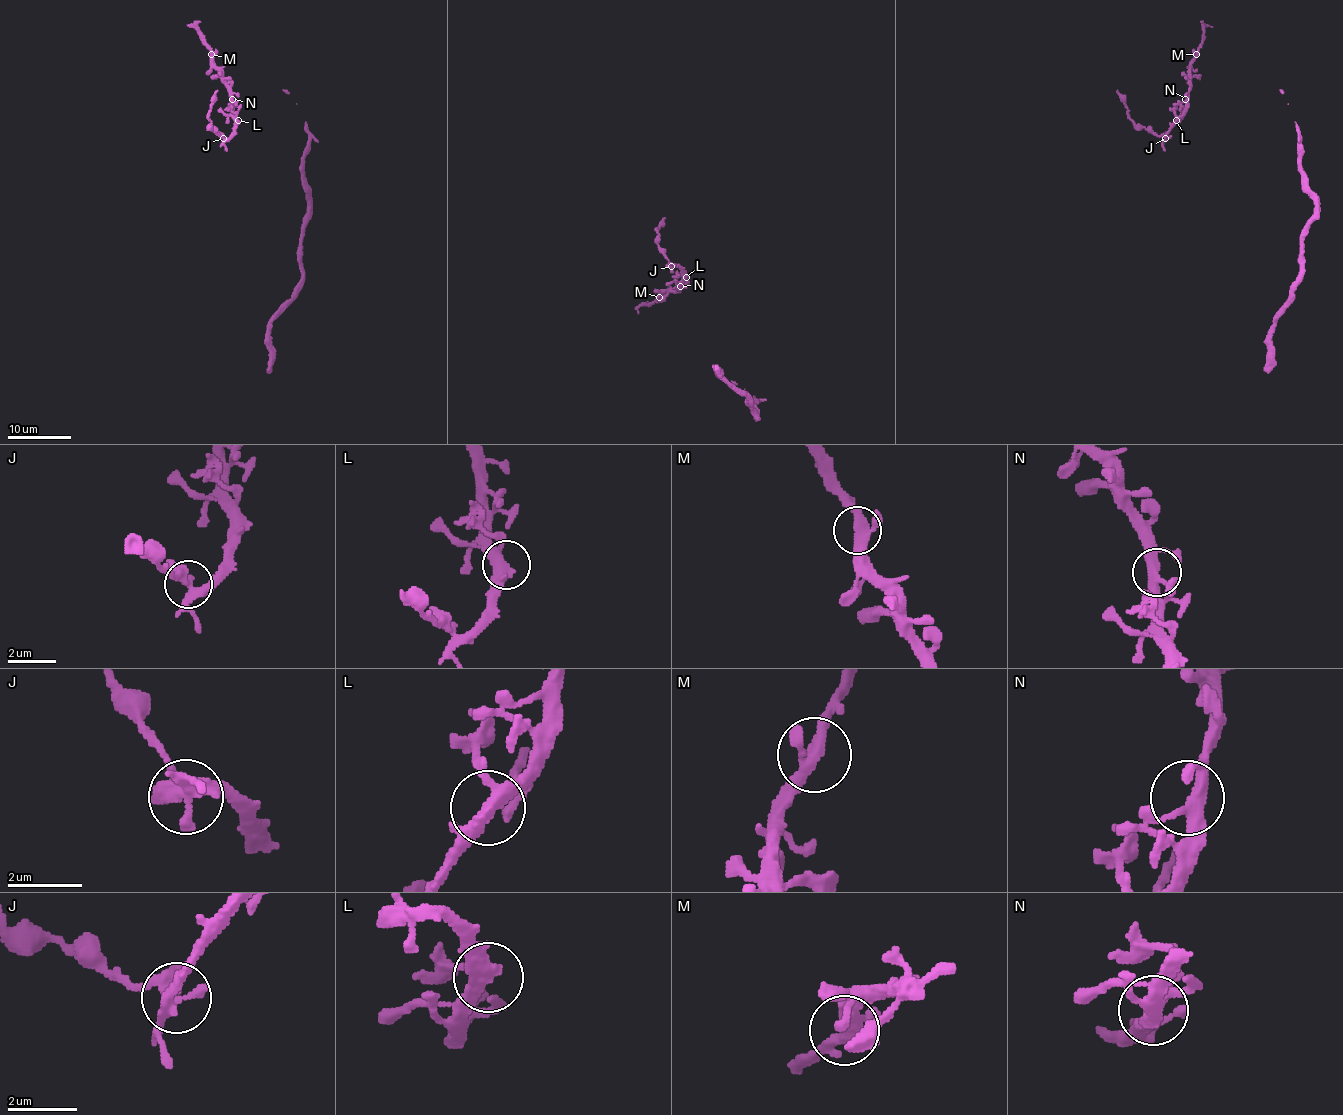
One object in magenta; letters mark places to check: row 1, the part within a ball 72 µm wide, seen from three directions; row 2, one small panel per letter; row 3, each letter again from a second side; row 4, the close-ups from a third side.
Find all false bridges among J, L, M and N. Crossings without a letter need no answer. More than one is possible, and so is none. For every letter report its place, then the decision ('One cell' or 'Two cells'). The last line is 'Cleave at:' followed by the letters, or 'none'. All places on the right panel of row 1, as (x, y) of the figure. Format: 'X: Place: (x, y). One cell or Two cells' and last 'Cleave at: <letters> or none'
J: Place: (1165, 138). Two cells
L: Place: (1176, 120). One cell
M: Place: (1196, 54). One cell
N: Place: (1185, 99). One cell
Cleave at: J

